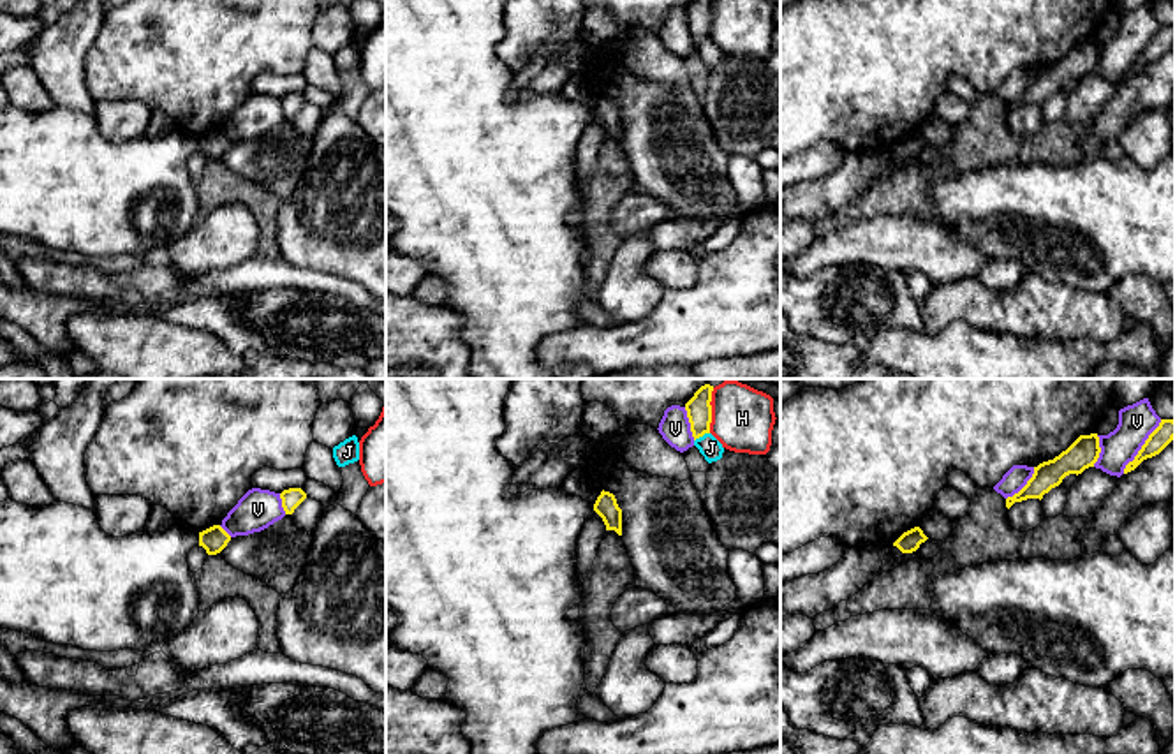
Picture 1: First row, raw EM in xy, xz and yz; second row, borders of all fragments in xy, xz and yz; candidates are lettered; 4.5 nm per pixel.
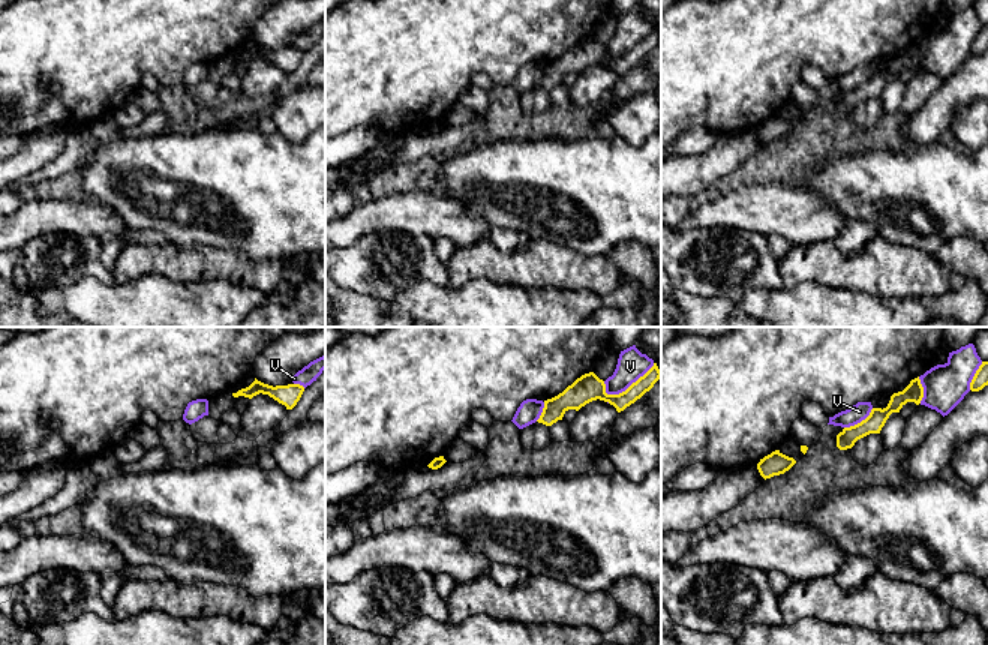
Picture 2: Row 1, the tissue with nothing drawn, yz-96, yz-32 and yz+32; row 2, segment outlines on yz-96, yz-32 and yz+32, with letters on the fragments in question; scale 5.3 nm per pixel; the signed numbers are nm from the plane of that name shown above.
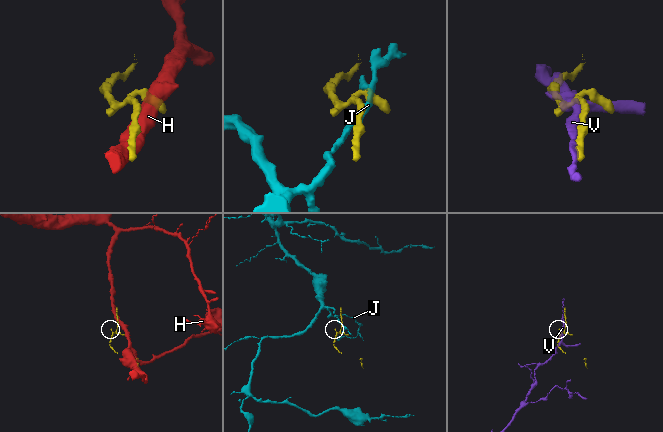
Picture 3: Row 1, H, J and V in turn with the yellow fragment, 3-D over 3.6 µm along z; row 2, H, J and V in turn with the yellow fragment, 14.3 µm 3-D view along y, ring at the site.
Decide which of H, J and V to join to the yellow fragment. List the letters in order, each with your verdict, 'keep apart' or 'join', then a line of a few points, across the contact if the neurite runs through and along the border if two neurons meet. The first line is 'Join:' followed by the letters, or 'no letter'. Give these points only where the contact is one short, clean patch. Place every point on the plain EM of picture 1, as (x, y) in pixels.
Join: no letter
H: keep apart
J: keep apart
V: keep apart

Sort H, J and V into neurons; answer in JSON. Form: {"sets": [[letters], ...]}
{"sets": [["H"], ["J"], ["V"]]}

